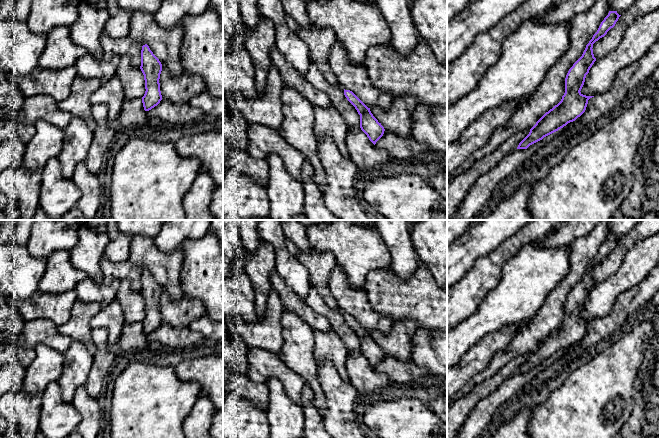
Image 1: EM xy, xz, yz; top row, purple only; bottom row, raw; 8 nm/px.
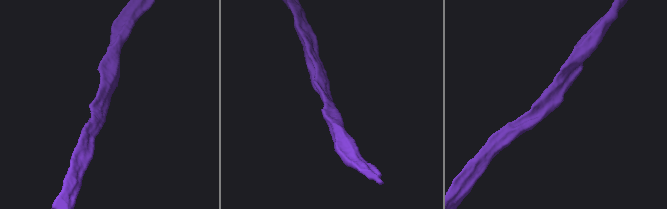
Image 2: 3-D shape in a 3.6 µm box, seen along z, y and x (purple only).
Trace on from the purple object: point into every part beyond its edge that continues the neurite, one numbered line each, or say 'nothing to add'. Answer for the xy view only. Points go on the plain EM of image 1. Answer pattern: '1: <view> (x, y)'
nothing to add

